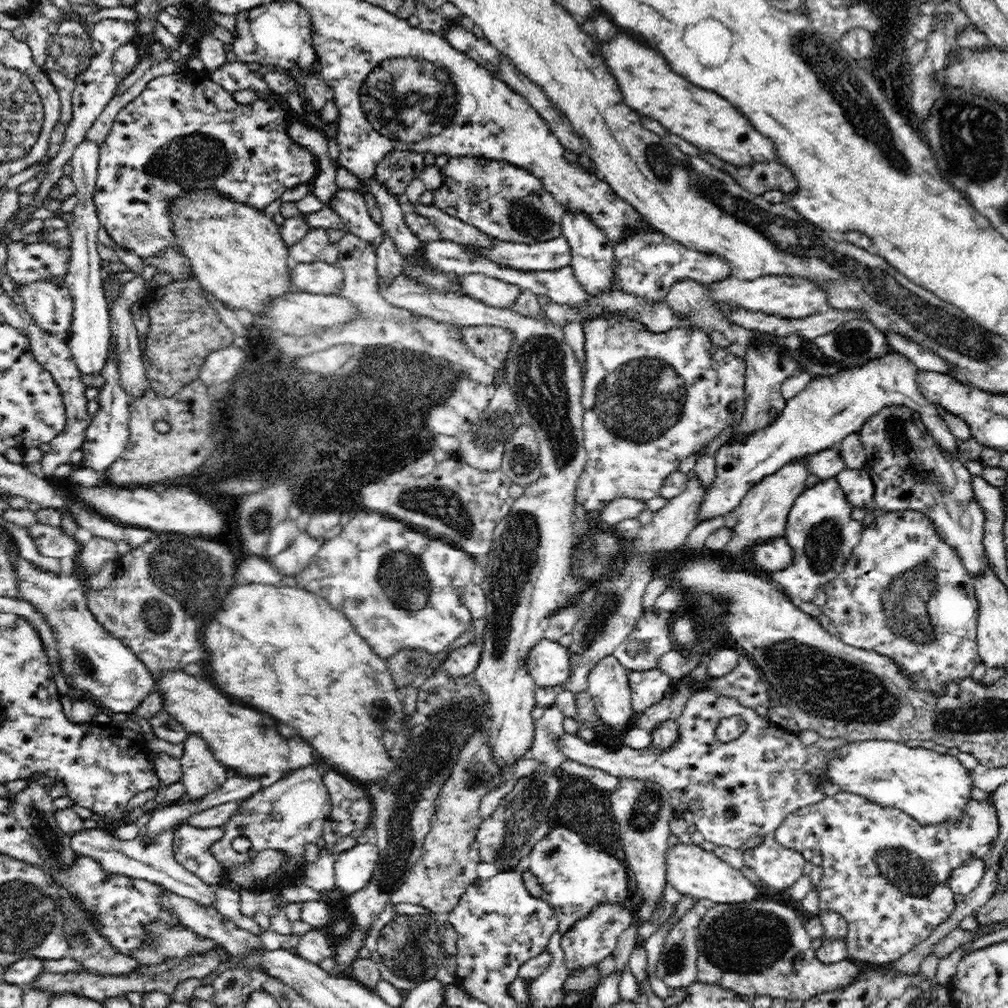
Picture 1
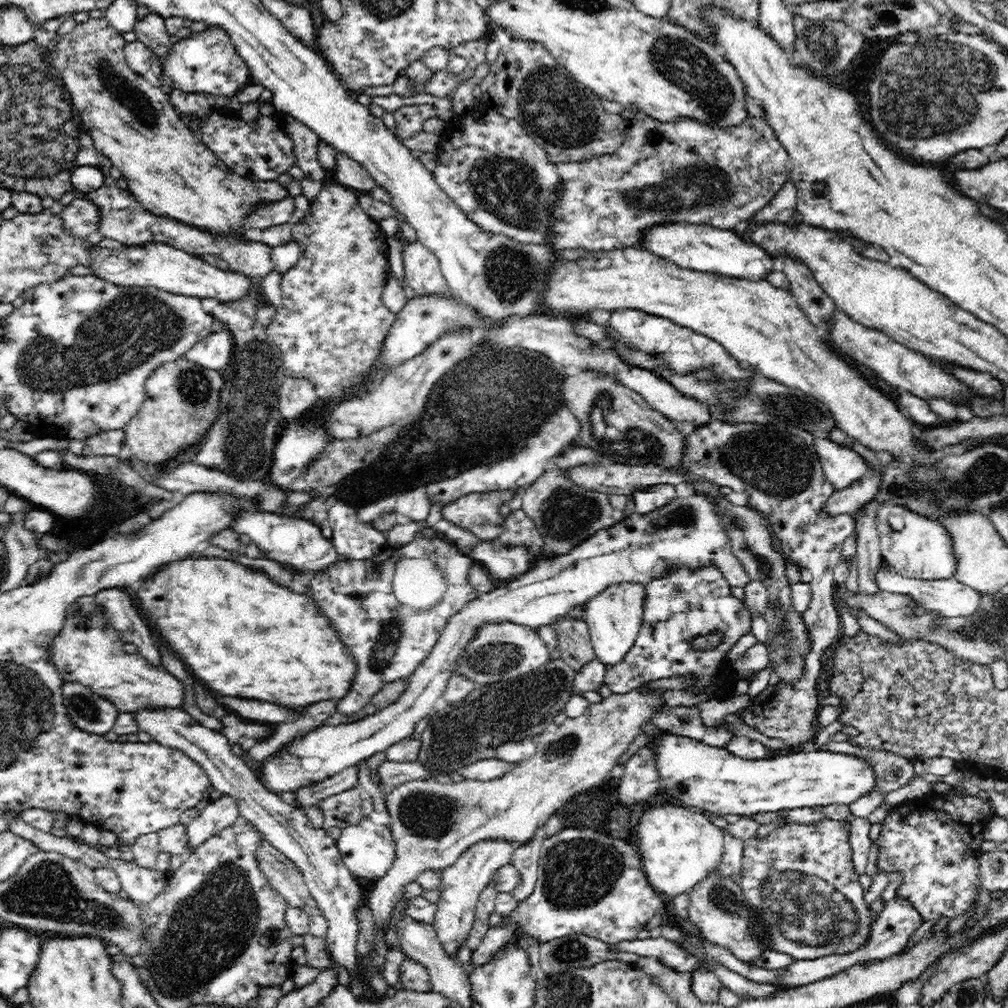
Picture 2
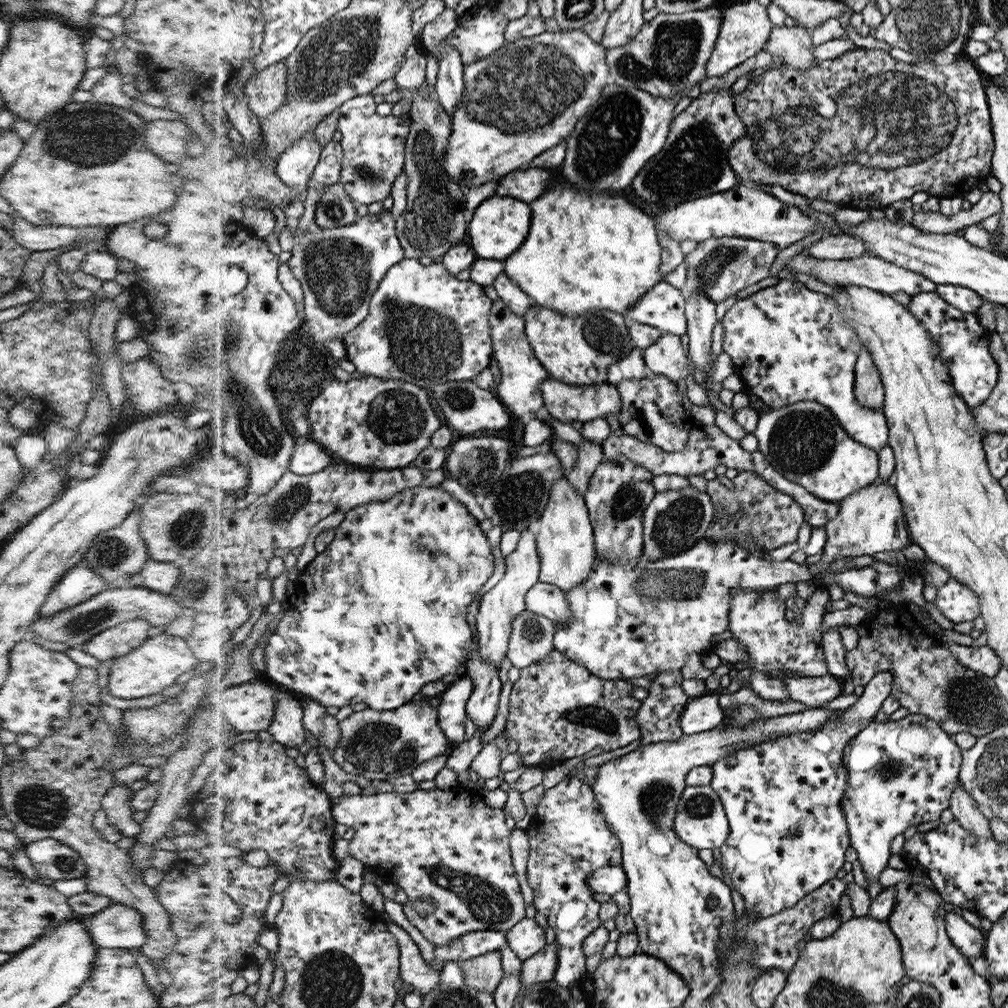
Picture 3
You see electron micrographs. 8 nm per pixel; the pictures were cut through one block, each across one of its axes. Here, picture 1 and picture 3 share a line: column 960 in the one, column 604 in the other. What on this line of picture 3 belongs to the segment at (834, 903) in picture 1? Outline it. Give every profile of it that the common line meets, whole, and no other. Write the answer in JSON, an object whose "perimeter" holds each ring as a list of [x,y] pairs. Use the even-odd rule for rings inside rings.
{"perimeter":[[[572,776],[564,777],[554,787],[543,791],[525,832],[529,840],[526,874],[533,888],[533,904],[546,916],[556,933],[558,962],[553,981],[569,987],[585,976],[585,938],[601,925],[601,903],[593,899],[589,874],[605,866],[621,864],[624,856],[621,841],[610,830],[594,787]]]}

